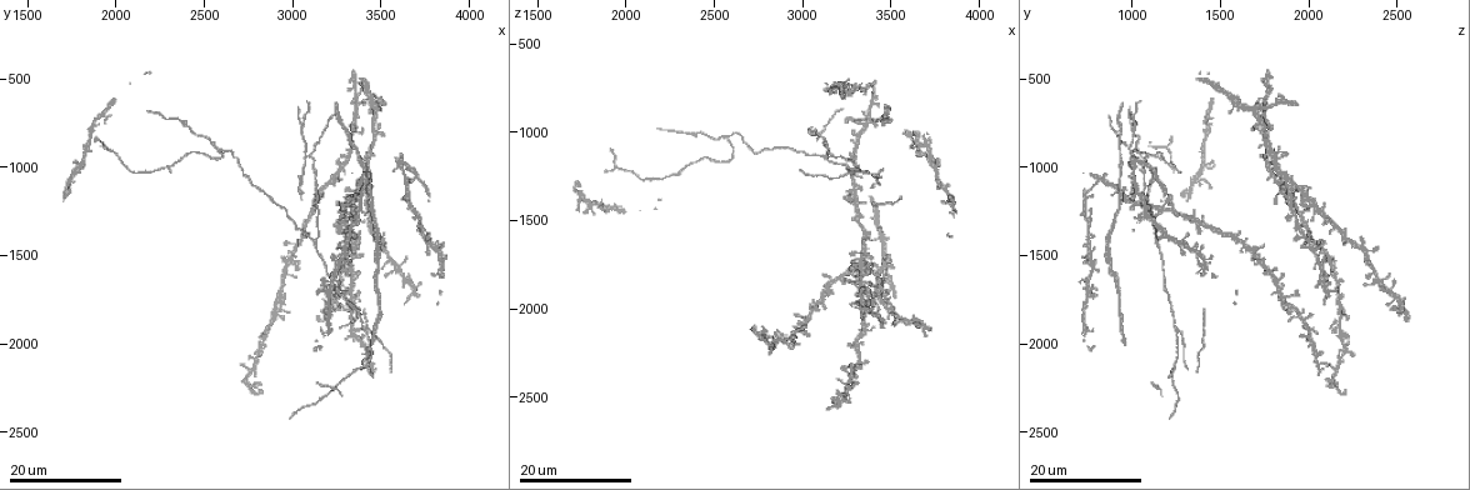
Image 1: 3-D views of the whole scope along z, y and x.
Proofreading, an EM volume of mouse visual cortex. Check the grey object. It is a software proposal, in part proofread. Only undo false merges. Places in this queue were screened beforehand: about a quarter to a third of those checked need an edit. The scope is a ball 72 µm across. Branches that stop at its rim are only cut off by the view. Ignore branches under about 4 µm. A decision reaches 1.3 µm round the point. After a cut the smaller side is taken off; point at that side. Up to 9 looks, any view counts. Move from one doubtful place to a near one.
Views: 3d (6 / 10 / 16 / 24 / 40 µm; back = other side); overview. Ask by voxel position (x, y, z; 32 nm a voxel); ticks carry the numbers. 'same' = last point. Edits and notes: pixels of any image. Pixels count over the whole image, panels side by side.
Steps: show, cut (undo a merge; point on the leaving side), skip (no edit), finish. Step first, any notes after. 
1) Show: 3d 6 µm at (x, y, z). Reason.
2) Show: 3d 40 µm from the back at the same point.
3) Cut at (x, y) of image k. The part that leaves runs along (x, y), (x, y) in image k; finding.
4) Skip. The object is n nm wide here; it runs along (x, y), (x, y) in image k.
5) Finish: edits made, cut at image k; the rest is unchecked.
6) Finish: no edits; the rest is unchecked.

Show: 3d 24 µm at (3420, 1940, 1260). Two arms at a narrow angle.

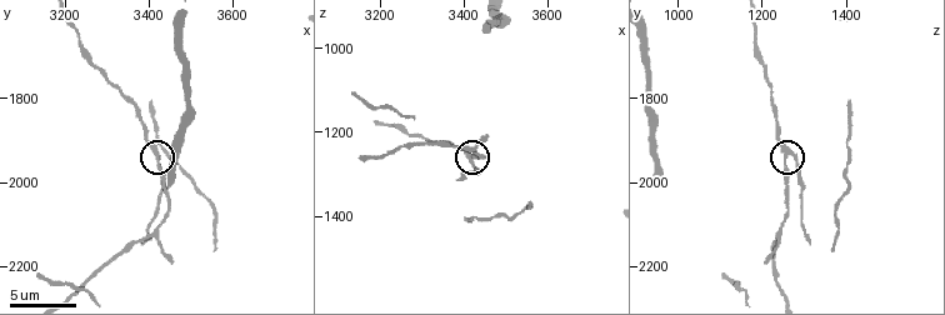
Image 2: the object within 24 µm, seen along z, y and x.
Show: 3d 10 µm at (3415, 1925, 1265). Zoom in.

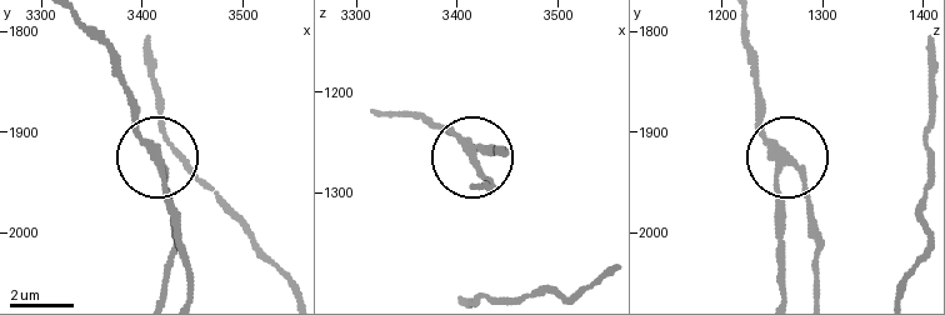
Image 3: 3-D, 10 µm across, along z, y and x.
Cut at (483, 178) of image 3. The object is 210 nm wide here; the part that leaves runs along (785, 156), (801, 178), (814, 226), (814, 291) in image 3; a second neuron is stuck on.

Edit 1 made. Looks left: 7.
Show: overview.

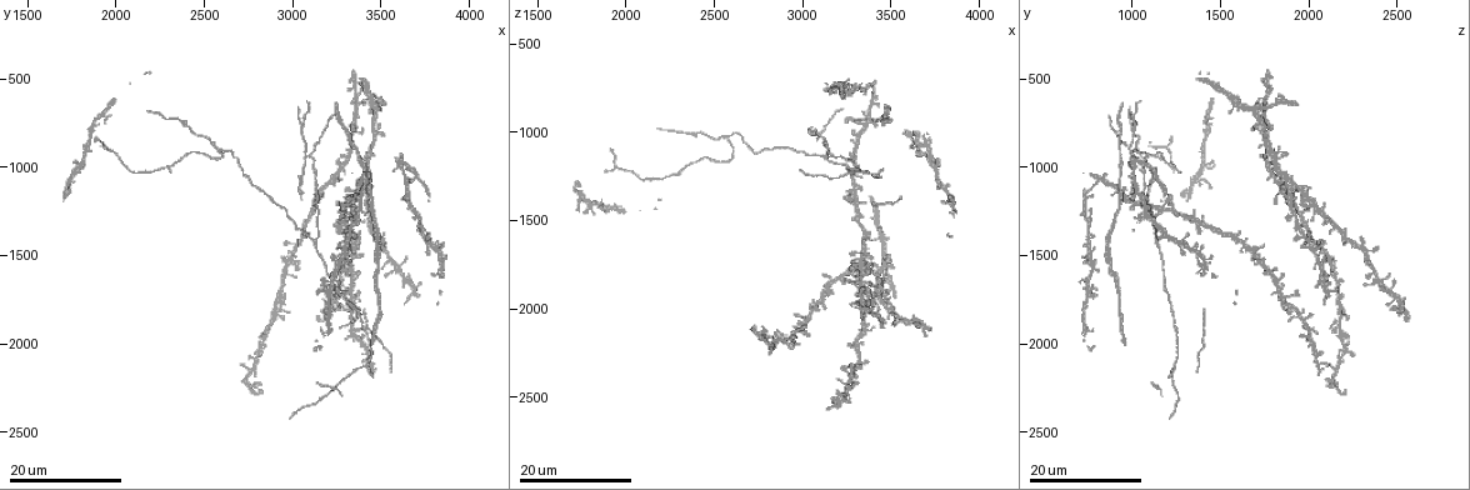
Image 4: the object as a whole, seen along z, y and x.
Show: 3d 16 µm at (3100, 1400, 1140). Three-way junction.

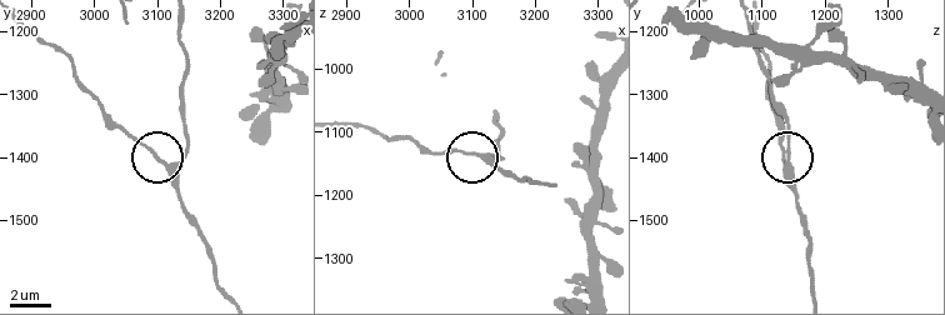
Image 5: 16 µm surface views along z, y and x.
Show: 3d 6 µm at (3120, 1420, 1135).

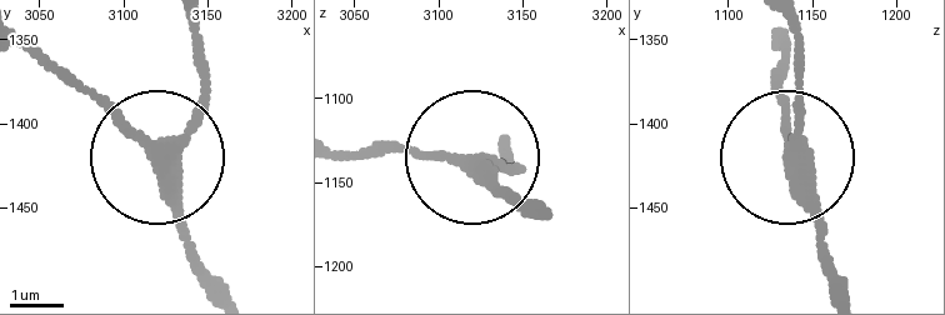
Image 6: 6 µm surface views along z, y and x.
Show: 3d 6 µm from the back at (3120, 1420, 1138). Other side.

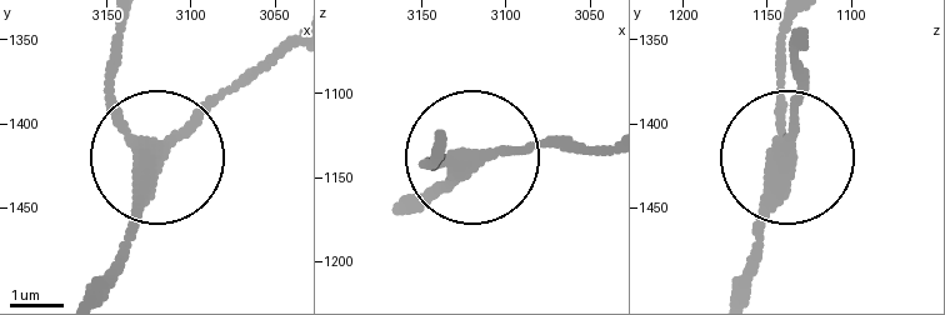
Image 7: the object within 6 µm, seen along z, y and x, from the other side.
Skip. The side arm is 47 µm long; it runs along (116, 33), (116, 100), (158, 180), (113, 288) in image 7; all the same neuron.

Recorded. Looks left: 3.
Show: 3d 16 µm at (2580, 920, 1020). Three arms meet.

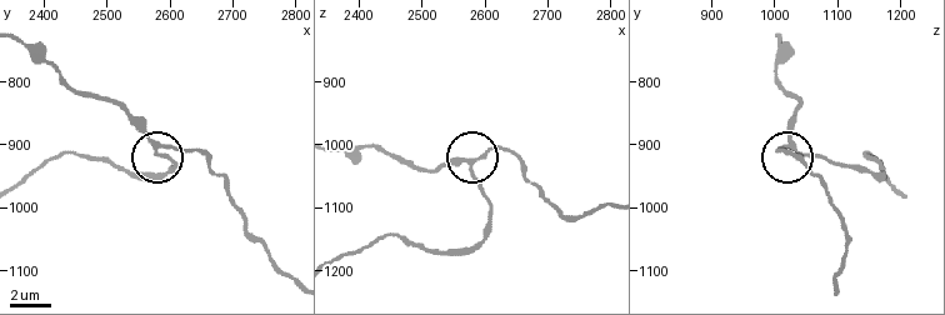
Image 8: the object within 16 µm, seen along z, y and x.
Show: 3d 6 µm at (2580, 905, 1030).

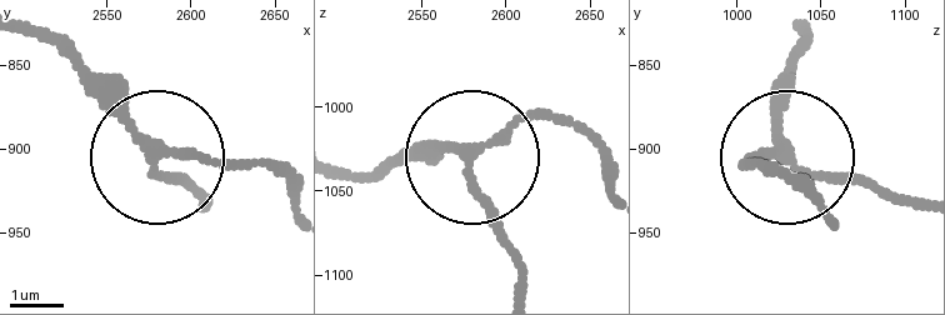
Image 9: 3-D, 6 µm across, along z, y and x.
Skip. It runs along (810, 199), (744, 159), (784, 145), (793, 55) in image 9; all the same neuron.

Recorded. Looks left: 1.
Finish: edits made, cut at image 3; the rest is unchecked.

